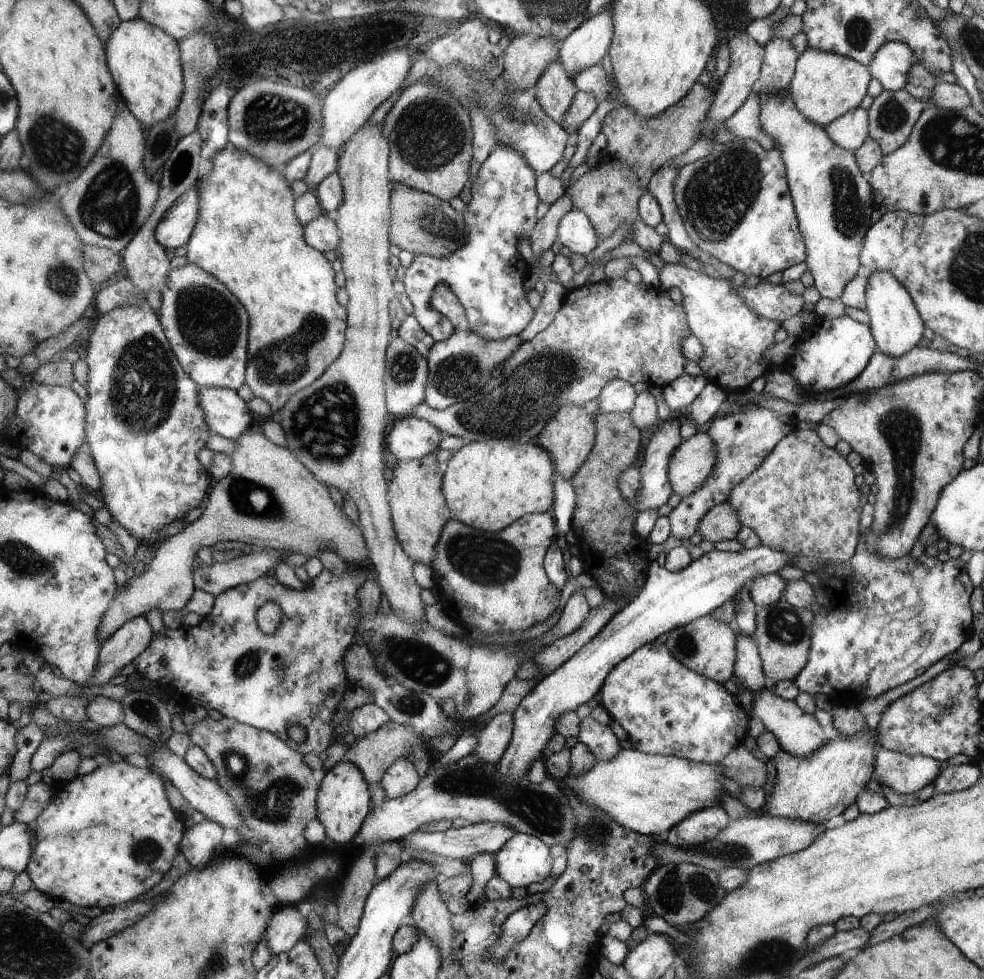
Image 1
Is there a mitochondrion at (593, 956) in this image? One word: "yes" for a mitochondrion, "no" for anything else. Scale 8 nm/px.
no

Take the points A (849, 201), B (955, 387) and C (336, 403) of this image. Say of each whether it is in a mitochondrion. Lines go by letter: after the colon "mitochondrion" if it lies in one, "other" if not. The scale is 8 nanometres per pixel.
A: mitochondrion
B: other
C: mitochondrion

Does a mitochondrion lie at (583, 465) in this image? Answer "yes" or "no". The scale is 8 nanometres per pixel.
no

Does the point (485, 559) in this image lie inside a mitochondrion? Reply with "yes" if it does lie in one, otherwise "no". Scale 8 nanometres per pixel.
yes

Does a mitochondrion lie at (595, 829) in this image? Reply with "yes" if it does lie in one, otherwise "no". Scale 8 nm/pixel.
yes

